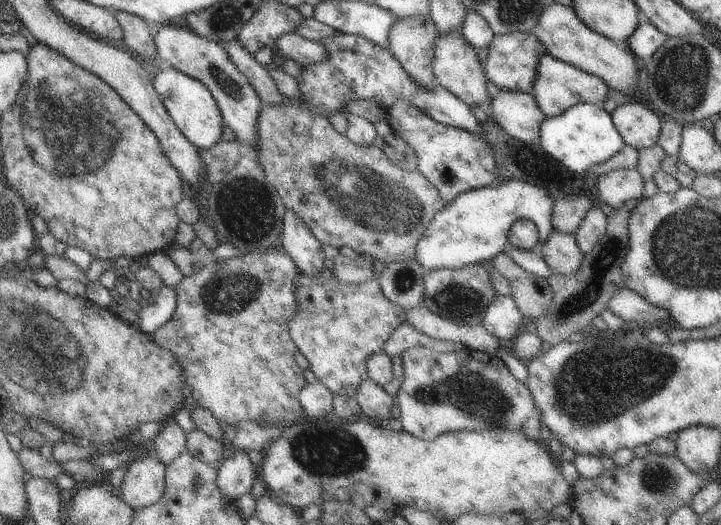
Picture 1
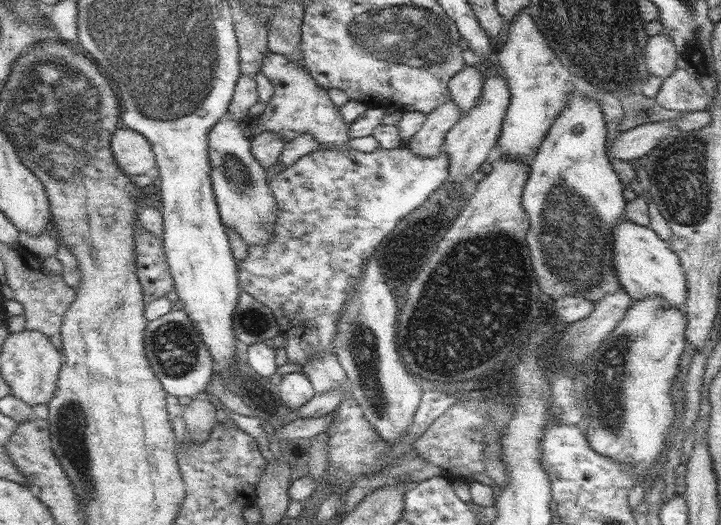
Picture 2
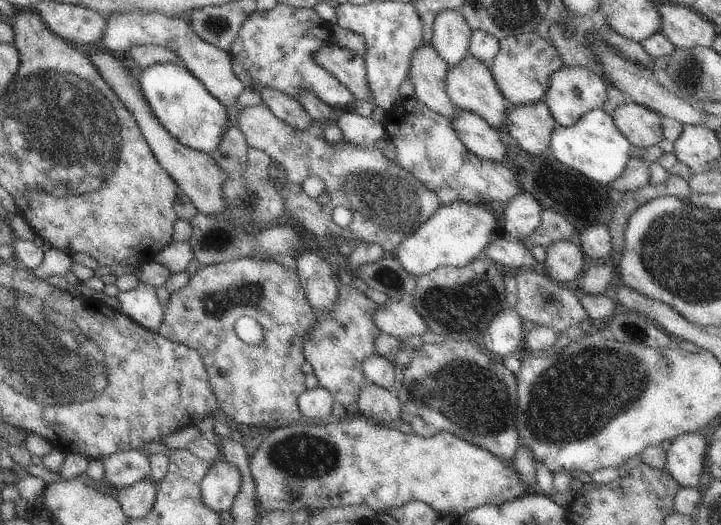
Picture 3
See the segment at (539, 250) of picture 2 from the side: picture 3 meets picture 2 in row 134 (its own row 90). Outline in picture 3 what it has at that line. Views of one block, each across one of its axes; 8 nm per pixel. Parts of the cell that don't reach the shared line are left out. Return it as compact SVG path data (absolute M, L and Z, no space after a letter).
M566 66L555 70L549 78L548 90L544 101L548 105L554 120L562 126L572 126L589 110L600 109L609 104L609 92L605 80L588 67Z

